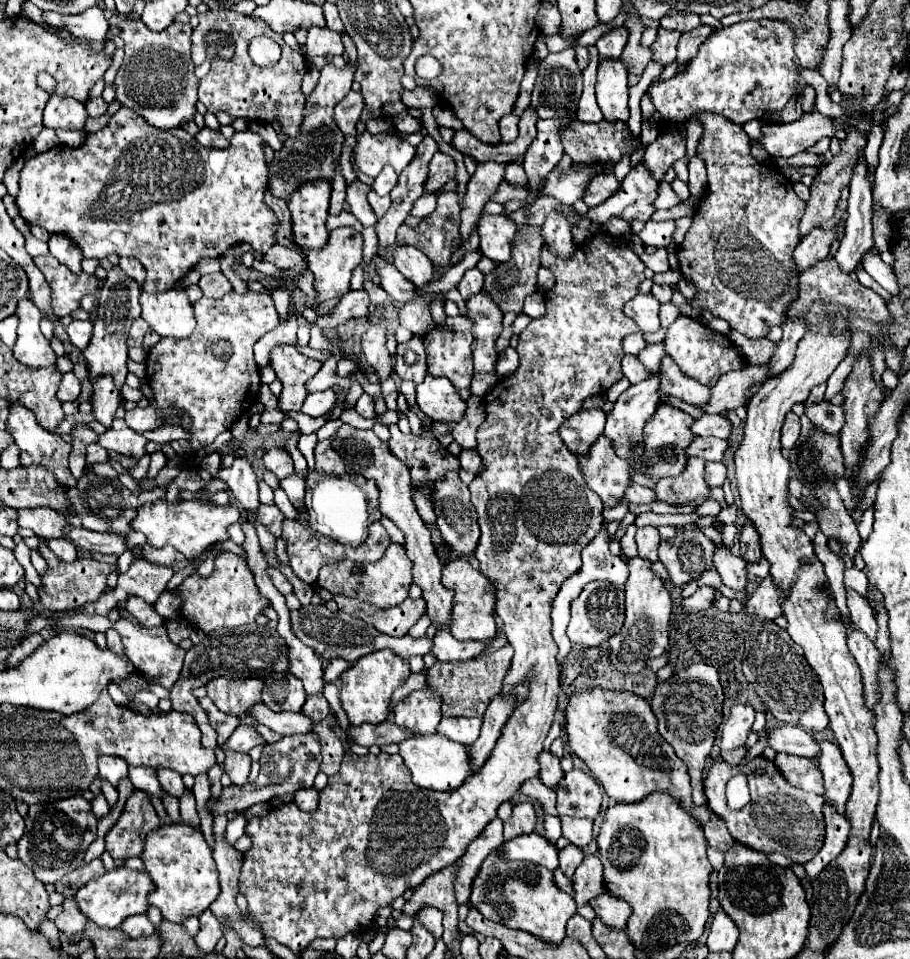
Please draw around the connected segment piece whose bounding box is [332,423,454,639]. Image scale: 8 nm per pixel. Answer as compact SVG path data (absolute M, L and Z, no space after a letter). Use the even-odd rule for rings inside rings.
M346 423L336 431L334 441L332 441L332 449L336 449L342 455L342 459L346 461L346 465L352 467L356 475L362 475L366 479L374 479L376 481L376 487L380 491L380 499L378 501L380 501L382 515L388 517L390 521L394 521L400 527L400 531L406 535L406 545L404 547L406 547L408 557L414 563L414 569L412 569L414 583L422 589L422 597L428 603L426 615L430 617L432 625L428 627L428 633L426 635L432 639L442 625L444 627L450 625L454 593L440 583L442 569L444 569L444 561L436 555L436 549L434 549L430 531L424 525L424 521L420 519L420 515L416 511L416 505L412 501L412 485L410 485L408 467L390 453L388 443L382 441L382 439L378 439L374 435L374 431L370 431L370 429L356 429L356 427L350 427Z

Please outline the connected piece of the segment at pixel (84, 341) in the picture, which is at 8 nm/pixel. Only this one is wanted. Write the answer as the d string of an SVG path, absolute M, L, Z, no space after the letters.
M72 321L68 327L66 327L68 335L70 335L70 341L78 347L78 349L84 349L90 341L90 335L92 335L92 323L90 321Z

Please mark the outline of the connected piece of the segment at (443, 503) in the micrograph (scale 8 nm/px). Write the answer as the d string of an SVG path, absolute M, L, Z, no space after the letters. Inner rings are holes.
M448 473L448 481L440 481L436 487L434 497L434 511L438 515L438 529L442 537L452 545L454 553L460 557L468 557L476 551L476 545L480 541L480 527L478 527L478 517L476 509L470 503L470 491L468 485L464 485L458 477L458 473Z

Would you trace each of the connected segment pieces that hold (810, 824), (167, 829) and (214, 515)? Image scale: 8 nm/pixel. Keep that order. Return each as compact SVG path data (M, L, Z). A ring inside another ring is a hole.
M758 755L748 765L730 765L720 759L714 761L708 769L708 777L704 779L704 793L708 797L708 807L726 823L726 829L730 831L730 835L738 843L750 849L758 849L764 853L778 851L796 863L806 863L820 851L824 843L824 815L822 815L824 799L816 793L806 793L802 789L792 787L782 777L778 767L772 761L764 759L762 755ZM754 767L762 767L766 775L754 777L752 775ZM748 771L750 771L750 797L752 799L744 809L732 811L730 807L726 807L726 795L724 795L726 783L730 777L738 773L748 773Z
M184 823L162 825L150 831L144 839L140 859L144 861L146 873L156 885L156 889L148 895L148 901L160 909L162 919L166 921L184 923L188 917L198 917L220 893L216 863L212 859L210 847L206 845L200 831Z
M200 499L180 501L180 503L166 503L158 501L154 505L142 505L138 507L138 515L130 523L134 531L140 531L146 535L146 543L152 547L174 547L178 553L186 555L188 559L198 557L202 551L206 551L212 543L228 539L228 525L240 521L240 509L236 505L216 505L216 503L204 503Z

